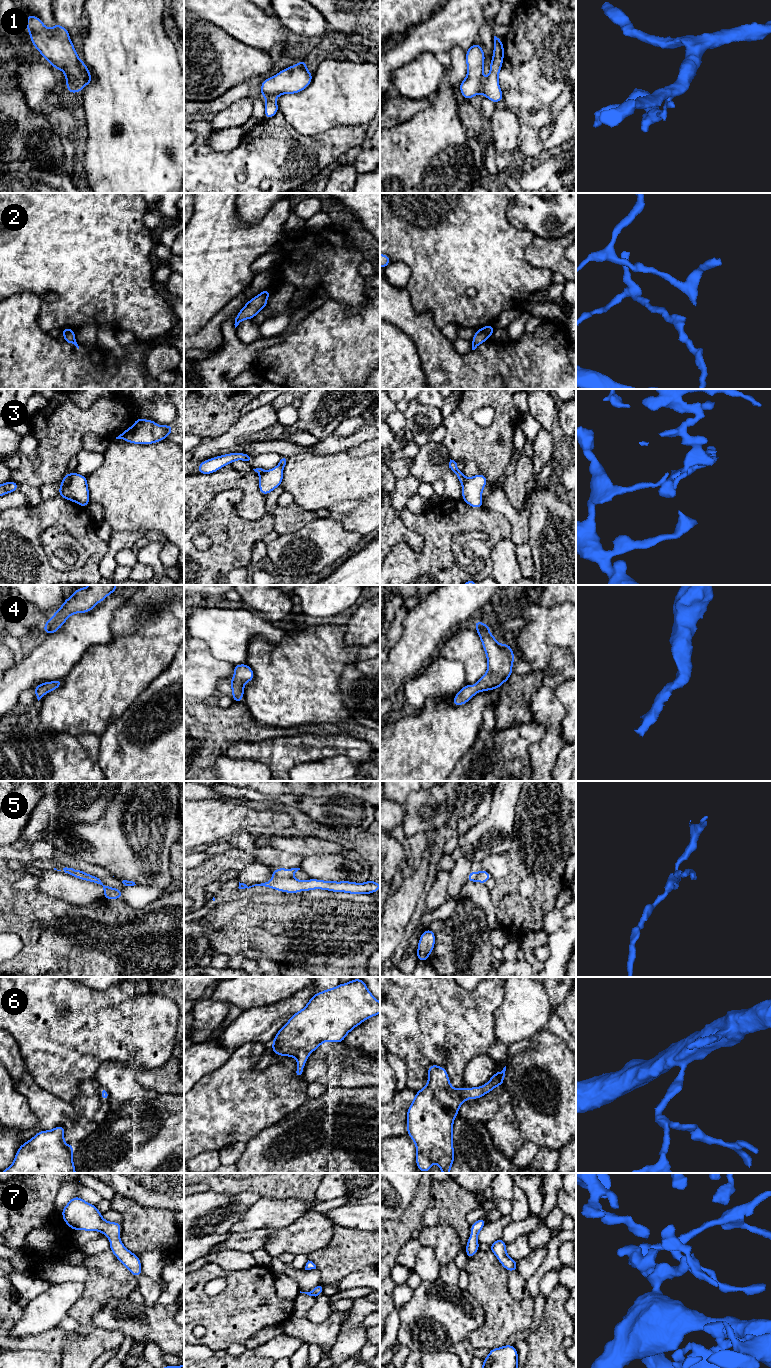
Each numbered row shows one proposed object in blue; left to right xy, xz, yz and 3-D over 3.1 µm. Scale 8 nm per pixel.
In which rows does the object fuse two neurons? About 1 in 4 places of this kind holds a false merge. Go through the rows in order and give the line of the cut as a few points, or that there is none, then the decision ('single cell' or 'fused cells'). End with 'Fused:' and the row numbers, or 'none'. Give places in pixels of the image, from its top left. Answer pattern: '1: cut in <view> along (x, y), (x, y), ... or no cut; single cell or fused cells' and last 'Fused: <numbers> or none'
1: cut in yz along (484, 79), (480, 92); fused cells
2: no cut; single cell
3: cut in xy along (71, 473), (69, 482), (61, 486); fused cells
4: no cut; single cell
5: cut in xz along (291, 876), (272, 879); fused cells
6: no cut; single cell
7: no cut; single cell
Fused: 1, 3, 5

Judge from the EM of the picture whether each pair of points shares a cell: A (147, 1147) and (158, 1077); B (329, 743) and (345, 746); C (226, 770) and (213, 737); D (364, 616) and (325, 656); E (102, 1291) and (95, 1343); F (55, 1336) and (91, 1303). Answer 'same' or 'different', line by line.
A: different
B: same
C: different
D: different
E: same
F: different

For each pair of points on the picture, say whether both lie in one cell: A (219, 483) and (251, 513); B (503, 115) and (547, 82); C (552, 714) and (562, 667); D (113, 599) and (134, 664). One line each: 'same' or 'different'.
A: same
B: different
C: same
D: different

